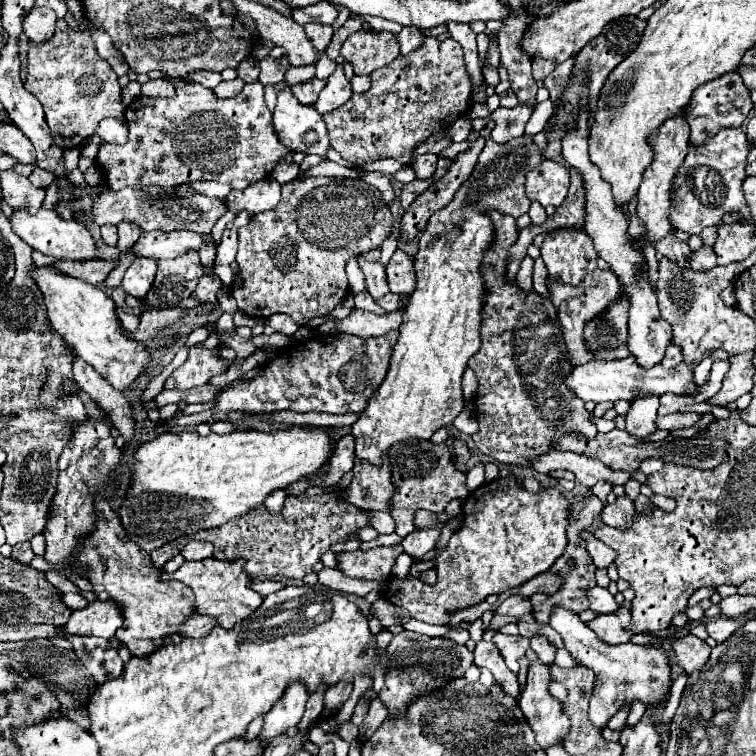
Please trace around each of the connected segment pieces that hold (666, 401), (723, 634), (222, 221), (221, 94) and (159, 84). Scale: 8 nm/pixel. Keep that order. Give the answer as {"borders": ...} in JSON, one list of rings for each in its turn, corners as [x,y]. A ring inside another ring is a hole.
{"borders":[[[[662,394],[660,398],[660,408],[658,408],[658,416],[666,416],[672,412],[678,412],[680,406],[684,406],[688,402],[688,396],[680,396],[680,394]]],[[[716,618],[716,620],[710,620],[706,622],[706,630],[708,630],[708,636],[712,636],[716,642],[724,642],[730,638],[730,634],[738,628],[736,620],[732,618]]],[[[228,211],[218,219],[218,221],[211,230],[211,235],[212,238],[214,239],[215,245],[219,245],[221,243],[226,223],[234,221],[236,216],[237,216],[236,214]]],[[[236,78],[236,80],[232,80],[232,82],[220,82],[212,92],[214,92],[216,98],[232,98],[232,96],[236,96],[242,88],[244,88],[244,82],[242,82],[240,78]]],[[[148,80],[142,86],[142,94],[148,98],[172,98],[174,96],[174,84],[168,80]]]]}

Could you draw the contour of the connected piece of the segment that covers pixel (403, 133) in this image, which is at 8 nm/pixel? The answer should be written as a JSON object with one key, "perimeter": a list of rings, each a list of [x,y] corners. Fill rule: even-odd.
{"perimeter":[[[432,36],[424,38],[424,44],[408,56],[398,56],[392,64],[374,70],[372,86],[364,94],[352,94],[346,104],[328,112],[324,118],[332,148],[346,160],[356,164],[376,162],[384,158],[394,158],[400,164],[408,164],[414,158],[414,148],[428,136],[448,130],[454,120],[464,116],[470,108],[470,80],[466,80],[466,66],[462,48],[452,38],[438,40]]]}

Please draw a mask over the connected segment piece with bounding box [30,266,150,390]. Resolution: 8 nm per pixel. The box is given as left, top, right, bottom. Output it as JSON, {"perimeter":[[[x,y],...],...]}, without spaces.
{"perimeter":[[[34,266],[30,270],[30,278],[38,284],[44,296],[48,320],[52,322],[54,330],[74,346],[76,356],[92,364],[94,370],[104,376],[116,390],[124,390],[138,378],[138,374],[150,362],[150,350],[144,346],[144,342],[134,342],[120,332],[120,324],[116,320],[116,304],[108,294],[80,278],[58,272],[54,266]]]}

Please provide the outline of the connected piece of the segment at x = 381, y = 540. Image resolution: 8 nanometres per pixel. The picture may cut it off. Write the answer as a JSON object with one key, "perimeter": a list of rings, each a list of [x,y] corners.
{"perimeter":[[[395,532],[389,535],[379,534],[379,536],[371,541],[362,542],[362,548],[368,550],[368,548],[376,548],[380,546],[393,546],[401,544],[403,538],[398,536]]]}

